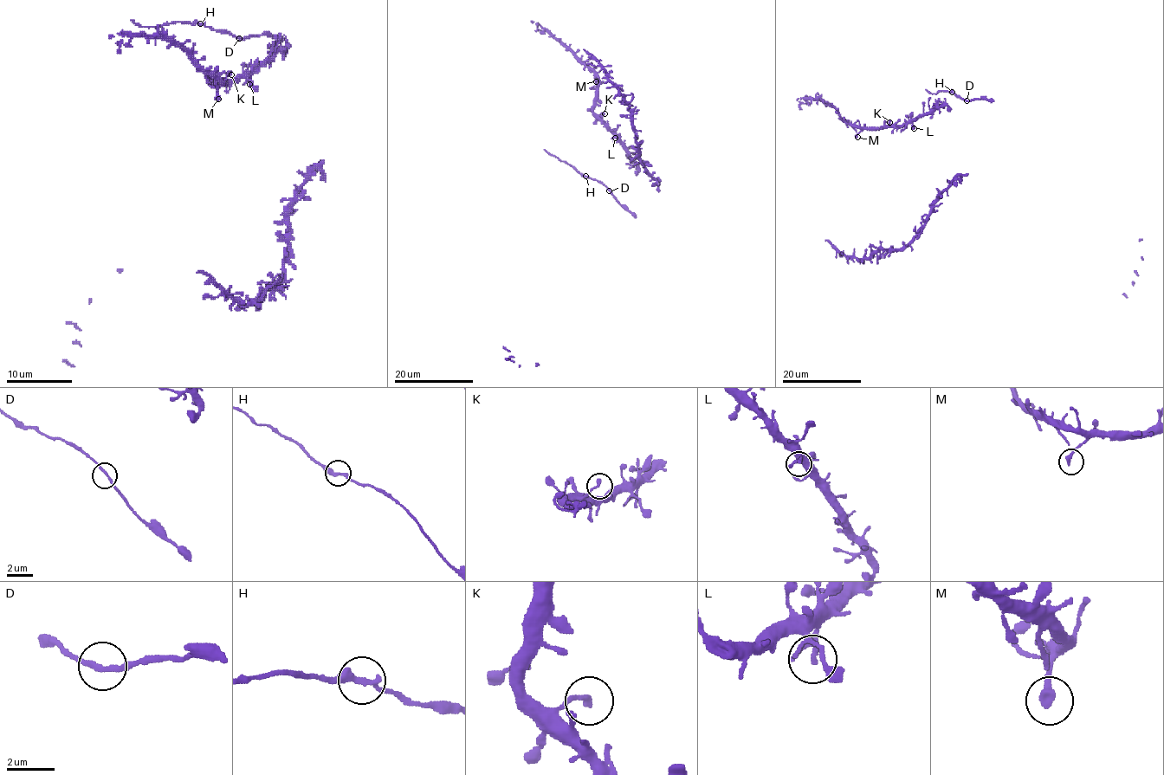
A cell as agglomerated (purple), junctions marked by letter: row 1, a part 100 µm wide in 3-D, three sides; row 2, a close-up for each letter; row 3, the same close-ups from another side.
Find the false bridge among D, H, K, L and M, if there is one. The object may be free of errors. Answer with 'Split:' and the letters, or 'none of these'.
Split: none of these

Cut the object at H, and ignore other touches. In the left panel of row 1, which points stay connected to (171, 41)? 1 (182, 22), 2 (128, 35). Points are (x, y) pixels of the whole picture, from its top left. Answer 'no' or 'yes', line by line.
1: no
2: yes

